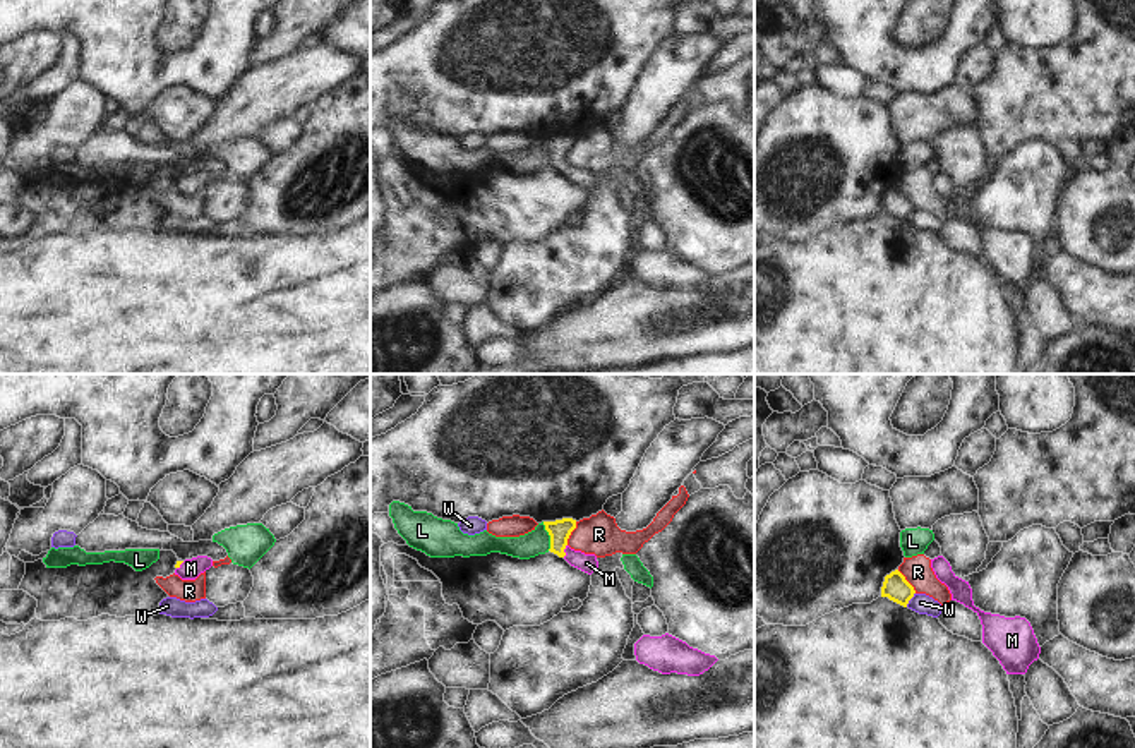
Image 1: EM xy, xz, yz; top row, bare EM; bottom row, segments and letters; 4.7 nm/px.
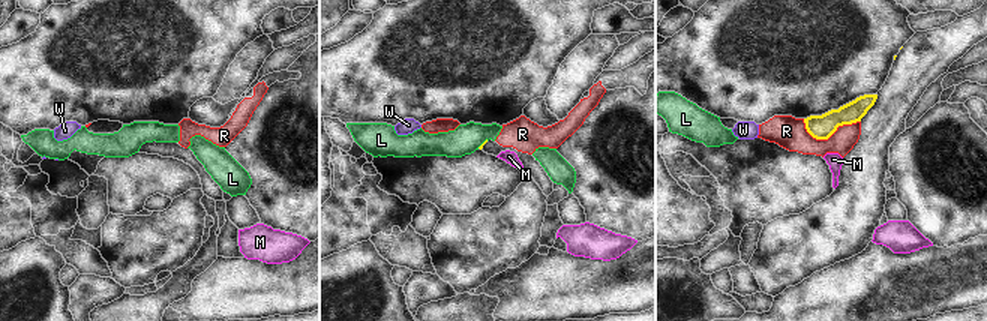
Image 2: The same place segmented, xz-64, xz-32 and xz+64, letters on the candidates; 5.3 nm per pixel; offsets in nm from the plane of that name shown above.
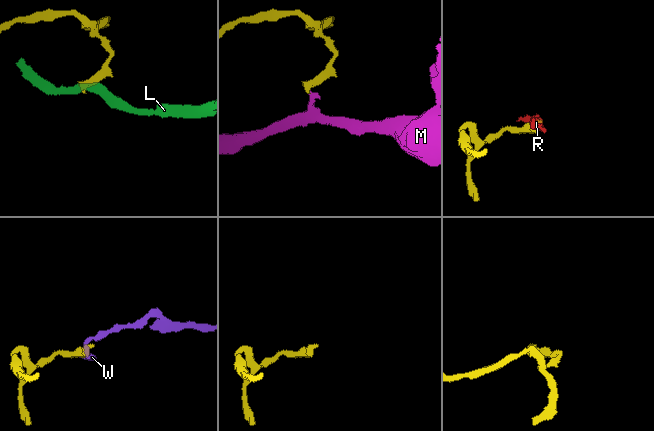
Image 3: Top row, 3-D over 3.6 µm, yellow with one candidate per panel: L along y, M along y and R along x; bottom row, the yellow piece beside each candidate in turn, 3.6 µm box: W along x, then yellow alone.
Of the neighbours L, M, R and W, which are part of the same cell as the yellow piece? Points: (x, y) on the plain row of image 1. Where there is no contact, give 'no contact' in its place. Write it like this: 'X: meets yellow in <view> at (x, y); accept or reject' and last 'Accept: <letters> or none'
L: meets yellow in xz at (549, 150); reject
M: meets yellow in xz at (563, 167); accept
R: meets yellow in xz at (570, 150); reject
W: meets yellow in yz at (911, 213); reject
Accept: M

